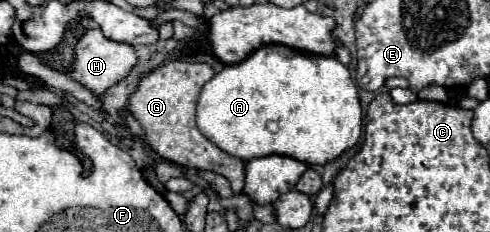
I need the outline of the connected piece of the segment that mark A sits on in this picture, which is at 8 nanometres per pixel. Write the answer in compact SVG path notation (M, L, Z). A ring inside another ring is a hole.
M265 45L245 61L225 65L209 79L197 101L197 127L219 149L243 161L267 155L287 155L309 165L325 165L351 149L361 137L361 103L349 69L337 57L313 55L287 45Z

